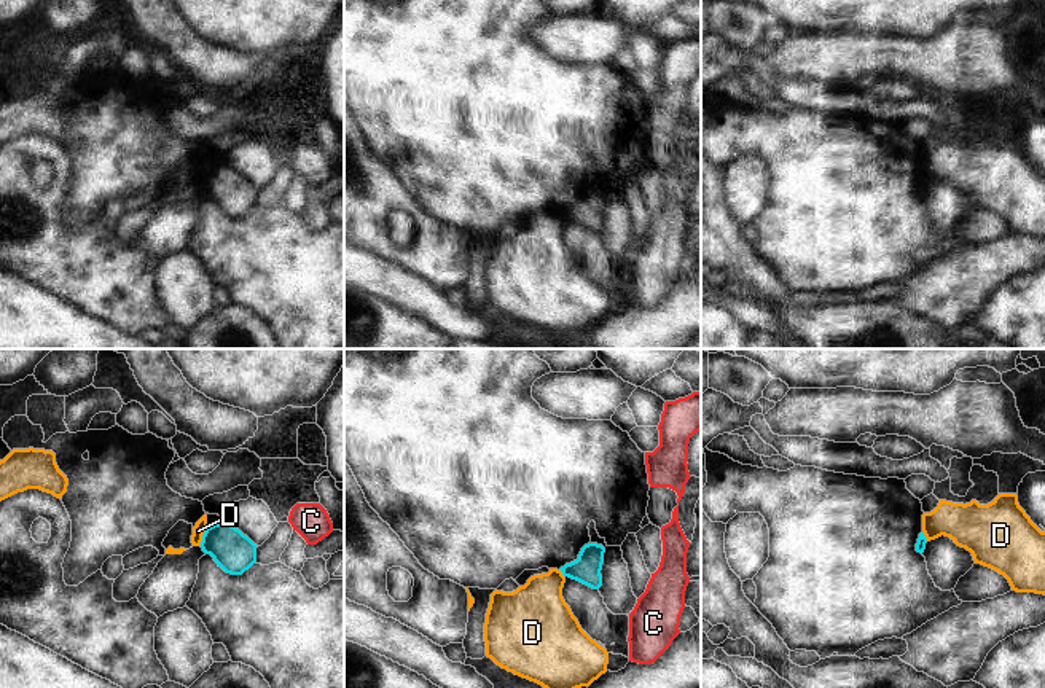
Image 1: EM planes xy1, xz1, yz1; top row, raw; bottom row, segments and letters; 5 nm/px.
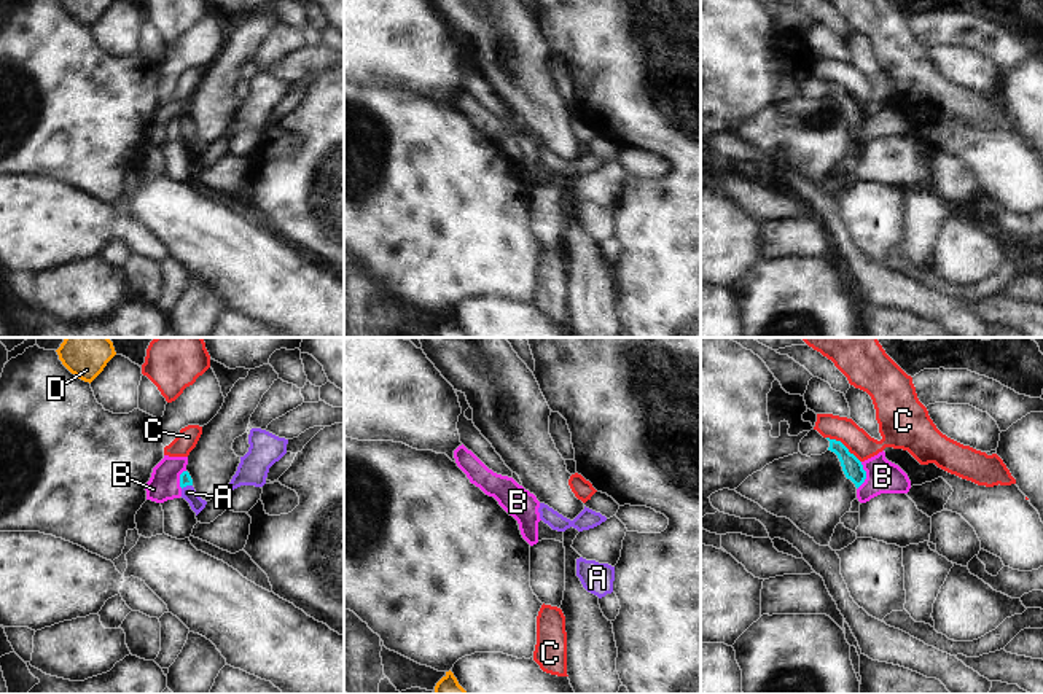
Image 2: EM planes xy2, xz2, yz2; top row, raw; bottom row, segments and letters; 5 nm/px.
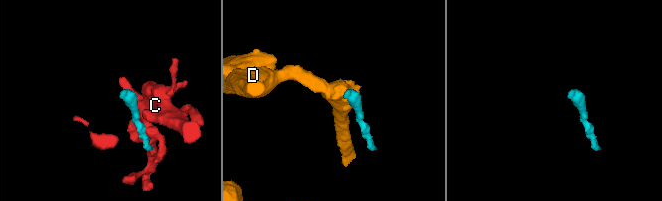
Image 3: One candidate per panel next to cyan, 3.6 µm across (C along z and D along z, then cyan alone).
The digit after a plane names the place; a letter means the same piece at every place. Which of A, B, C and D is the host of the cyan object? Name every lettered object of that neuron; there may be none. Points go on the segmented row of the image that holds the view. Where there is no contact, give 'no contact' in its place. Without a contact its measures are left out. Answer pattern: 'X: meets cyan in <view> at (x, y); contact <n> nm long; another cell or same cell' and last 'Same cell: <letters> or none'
A: meets cyan in xy2 at (187, 484); contact 60 nm long; same cell
B: meets cyan in yz2 at (865, 476); contact 150 nm long; another cell
C: meets cyan in yz2 at (844, 446); contact 220 nm long; another cell
D: meets cyan in xy1 at (203, 535); contact 110 nm long; another cell
Same cell: A

